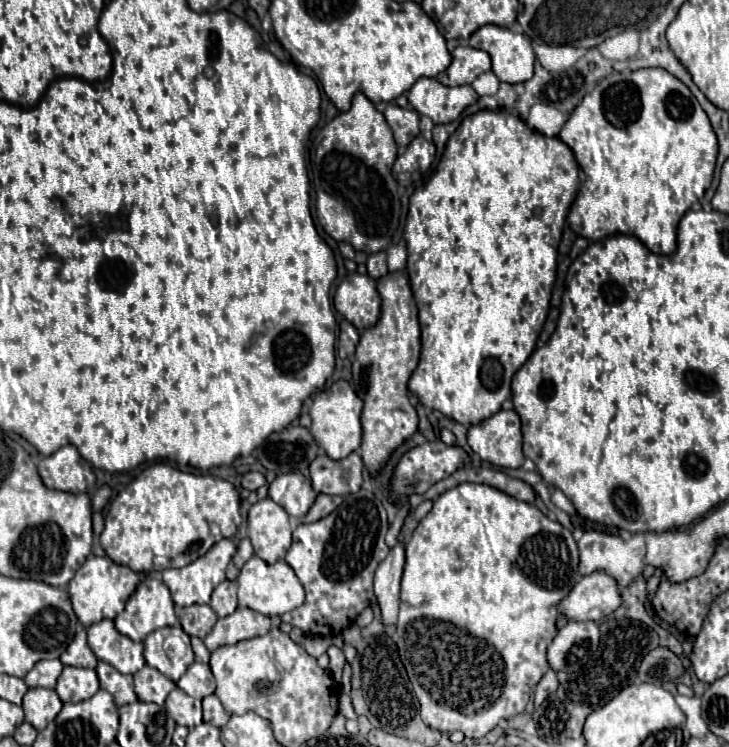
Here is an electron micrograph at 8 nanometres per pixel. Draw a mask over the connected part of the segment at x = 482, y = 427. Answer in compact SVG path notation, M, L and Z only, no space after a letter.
M499 410L491 418L467 428L467 442L481 460L501 468L519 468L525 460L521 450L521 420L515 410Z

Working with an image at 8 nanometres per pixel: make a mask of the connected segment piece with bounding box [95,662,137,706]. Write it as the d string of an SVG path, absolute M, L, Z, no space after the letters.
M99 662L95 670L99 676L101 688L107 690L109 694L113 694L117 706L137 702L137 694L133 690L133 676L131 674L121 674L107 662Z

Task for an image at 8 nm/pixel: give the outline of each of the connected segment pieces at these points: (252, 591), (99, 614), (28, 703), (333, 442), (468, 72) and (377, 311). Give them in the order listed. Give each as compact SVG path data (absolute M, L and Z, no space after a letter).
M253 556L241 568L241 574L237 578L237 588L239 588L239 606L251 608L265 616L281 616L281 614L291 612L293 608L301 606L305 600L301 582L297 580L293 568L289 568L289 564L285 564L283 560L279 560L275 564L265 564L261 558Z
M89 556L85 564L77 570L75 578L69 582L67 590L71 594L73 610L77 612L77 618L83 626L91 626L103 618L115 618L117 614L123 612L127 598L135 592L135 588L141 582L141 572L135 572L127 566L115 564L111 558L103 556Z
M31 688L23 696L25 720L35 728L43 730L61 710L61 700L55 690L49 688Z
M337 380L331 388L321 390L313 398L313 406L309 410L309 416L313 422L311 434L331 460L341 460L359 448L359 444L361 444L361 420L359 420L361 408L363 408L363 400L355 394L355 390L351 388L351 384L347 380Z
M457 46L453 50L453 62L447 68L447 84L449 86L471 84L479 74L487 70L491 70L491 58L485 50Z
M349 274L339 284L333 296L335 310L345 316L359 332L377 324L381 316L381 296L377 292L377 282L371 276Z

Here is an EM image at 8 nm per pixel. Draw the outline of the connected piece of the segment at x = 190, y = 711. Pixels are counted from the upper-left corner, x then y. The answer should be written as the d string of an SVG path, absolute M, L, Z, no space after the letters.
M175 688L167 696L165 708L167 708L169 716L173 716L173 720L181 726L193 728L203 722L201 700L187 696L181 688Z

